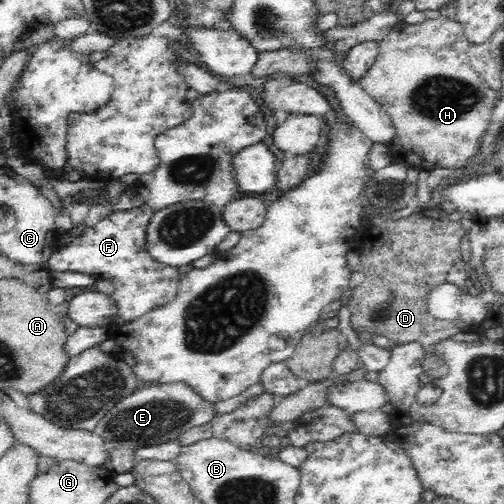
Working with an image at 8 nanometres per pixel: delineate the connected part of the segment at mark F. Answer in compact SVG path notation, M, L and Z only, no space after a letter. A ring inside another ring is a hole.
M146 204L132 210L112 212L108 218L85 227L80 237L54 252L46 268L54 272L79 272L111 280L115 286L112 297L118 305L112 322L115 324L128 324L154 308L170 304L176 298L181 273L178 267L160 263L146 247L146 228L154 212Z

